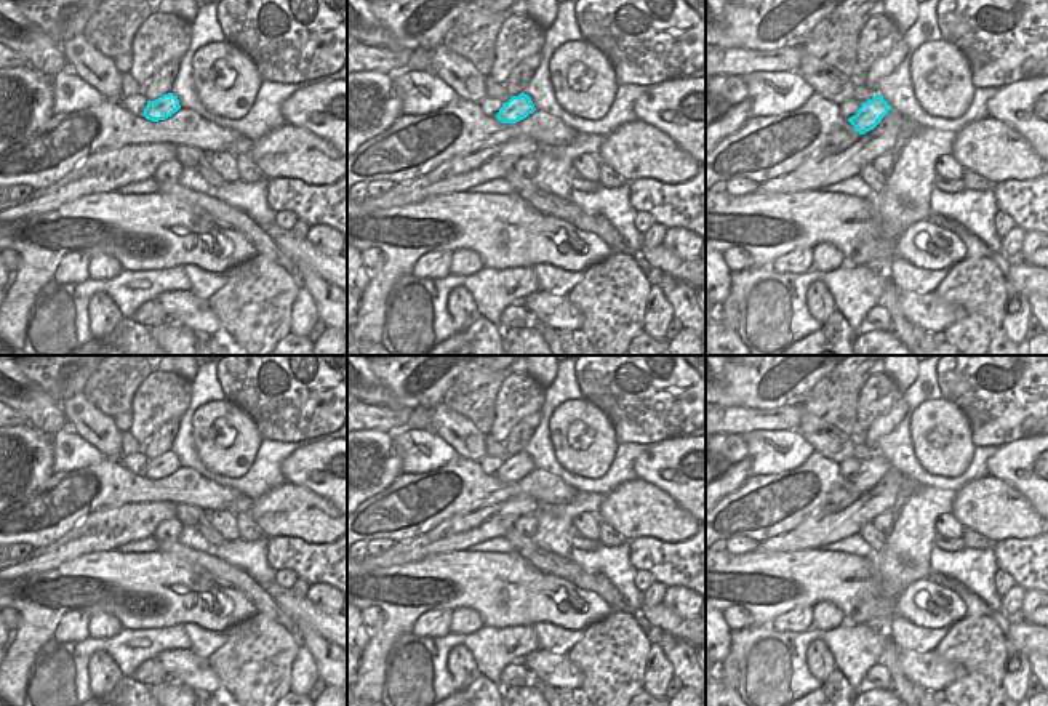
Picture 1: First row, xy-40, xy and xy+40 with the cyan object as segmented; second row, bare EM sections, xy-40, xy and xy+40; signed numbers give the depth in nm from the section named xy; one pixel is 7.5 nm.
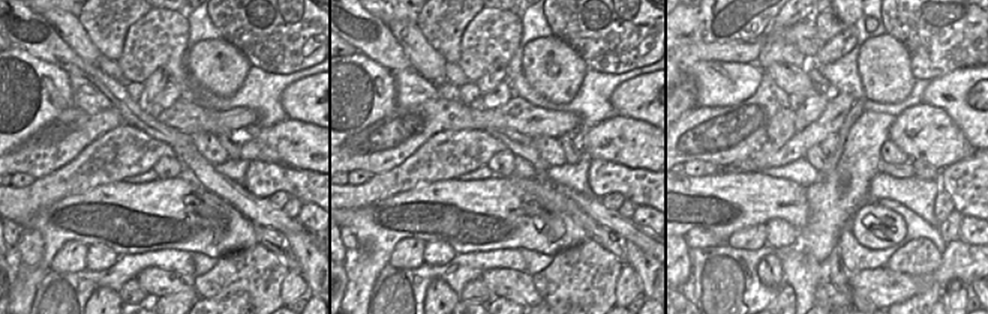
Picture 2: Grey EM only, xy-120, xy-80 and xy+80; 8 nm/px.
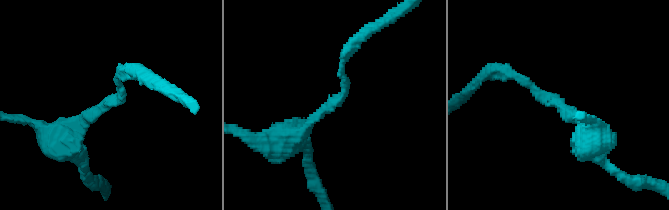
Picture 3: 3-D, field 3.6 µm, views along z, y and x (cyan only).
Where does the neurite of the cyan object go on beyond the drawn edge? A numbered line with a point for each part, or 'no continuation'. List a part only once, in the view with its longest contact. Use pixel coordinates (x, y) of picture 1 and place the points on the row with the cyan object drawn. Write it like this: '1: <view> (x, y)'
no continuation

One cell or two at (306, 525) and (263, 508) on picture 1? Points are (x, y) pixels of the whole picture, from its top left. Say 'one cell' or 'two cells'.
one cell

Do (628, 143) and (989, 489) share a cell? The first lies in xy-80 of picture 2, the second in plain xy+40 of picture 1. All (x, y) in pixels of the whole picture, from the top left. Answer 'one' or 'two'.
one

